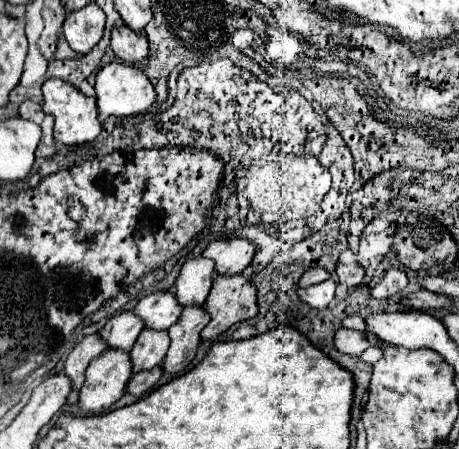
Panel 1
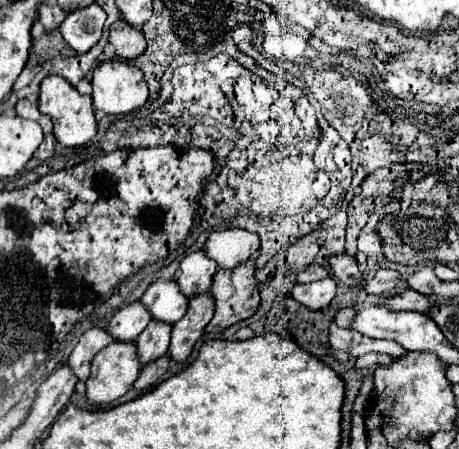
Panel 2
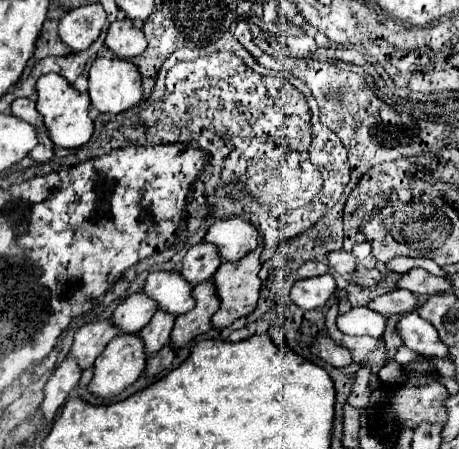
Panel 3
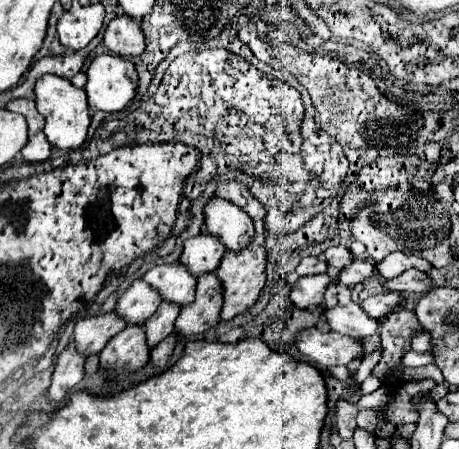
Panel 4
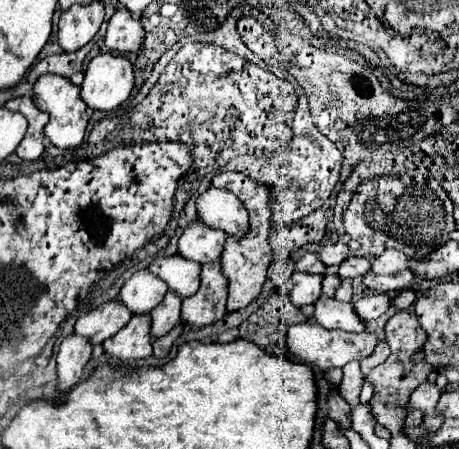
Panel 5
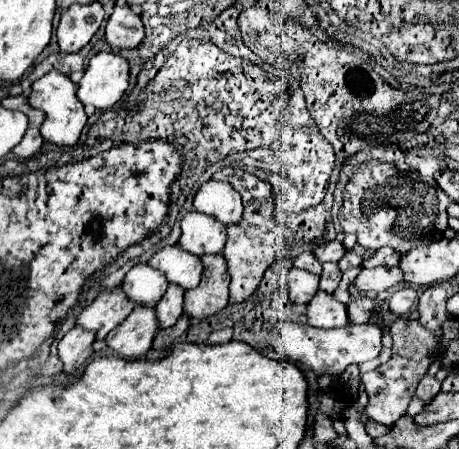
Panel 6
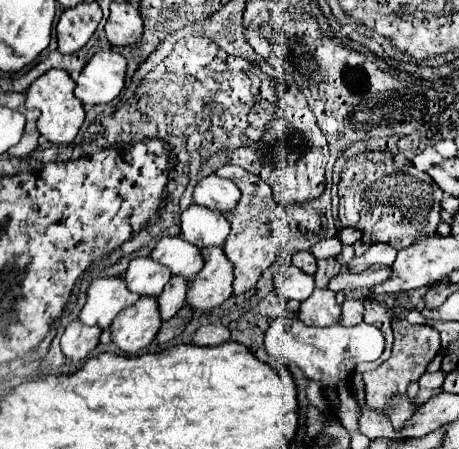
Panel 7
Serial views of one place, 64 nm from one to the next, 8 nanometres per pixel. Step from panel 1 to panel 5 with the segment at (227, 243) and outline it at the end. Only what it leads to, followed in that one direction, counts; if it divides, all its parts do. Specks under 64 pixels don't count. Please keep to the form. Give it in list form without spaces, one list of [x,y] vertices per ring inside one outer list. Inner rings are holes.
[[[210,186],[196,200],[196,210],[202,222],[224,230],[228,236],[244,236],[248,232],[248,212],[244,204],[228,190]]]

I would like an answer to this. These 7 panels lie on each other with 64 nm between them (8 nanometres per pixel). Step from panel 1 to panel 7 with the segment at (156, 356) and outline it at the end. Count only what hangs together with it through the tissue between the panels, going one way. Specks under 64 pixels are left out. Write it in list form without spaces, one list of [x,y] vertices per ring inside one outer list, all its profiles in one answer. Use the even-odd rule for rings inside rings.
[[[172,276],[168,284],[164,286],[164,292],[158,296],[160,304],[160,314],[164,320],[170,320],[176,316],[176,312],[186,304],[186,292],[188,292],[188,282],[180,280],[180,276]]]

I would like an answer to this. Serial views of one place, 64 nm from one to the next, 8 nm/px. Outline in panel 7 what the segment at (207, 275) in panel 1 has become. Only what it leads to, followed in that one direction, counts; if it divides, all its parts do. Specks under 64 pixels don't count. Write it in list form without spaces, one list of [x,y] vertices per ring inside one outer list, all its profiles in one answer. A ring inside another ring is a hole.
[[[190,204],[182,212],[182,238],[188,240],[190,244],[196,244],[198,248],[222,246],[228,234],[230,234],[228,220],[212,208]]]

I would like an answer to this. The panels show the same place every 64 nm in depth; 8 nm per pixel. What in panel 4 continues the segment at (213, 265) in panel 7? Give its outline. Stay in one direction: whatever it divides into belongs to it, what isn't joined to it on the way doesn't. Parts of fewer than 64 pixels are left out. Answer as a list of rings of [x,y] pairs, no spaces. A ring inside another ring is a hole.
[[[216,272],[198,276],[196,298],[188,308],[182,308],[176,320],[176,332],[180,336],[192,336],[214,328],[220,322],[220,308],[224,304],[224,290]]]

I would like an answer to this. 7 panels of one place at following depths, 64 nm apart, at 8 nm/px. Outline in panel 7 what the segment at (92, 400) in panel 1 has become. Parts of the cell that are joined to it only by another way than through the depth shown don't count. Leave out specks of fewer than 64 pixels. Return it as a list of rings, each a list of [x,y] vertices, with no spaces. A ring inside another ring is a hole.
[[[140,296],[132,308],[124,308],[112,322],[112,342],[126,354],[138,354],[156,338],[160,324],[156,298]]]

